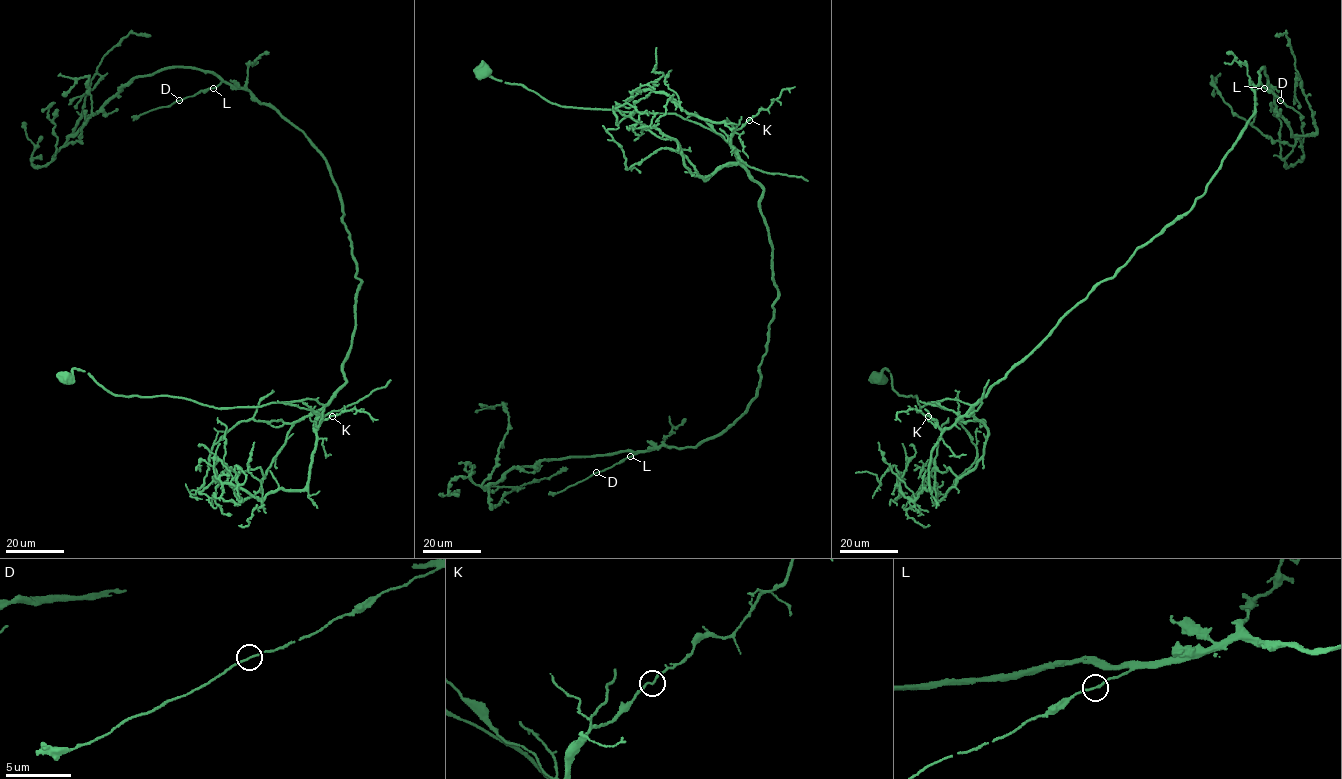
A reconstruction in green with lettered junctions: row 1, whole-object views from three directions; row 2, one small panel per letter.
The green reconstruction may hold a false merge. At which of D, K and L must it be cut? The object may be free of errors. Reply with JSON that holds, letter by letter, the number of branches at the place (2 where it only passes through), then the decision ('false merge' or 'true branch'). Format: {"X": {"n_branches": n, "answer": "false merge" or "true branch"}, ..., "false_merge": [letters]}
{"D": {"n_branches": 2, "answer": "true branch"}, "K": {"n_branches": 2, "answer": "true branch"}, "L": {"n_branches": 2, "answer": "true branch"}, "false_merge": []}

